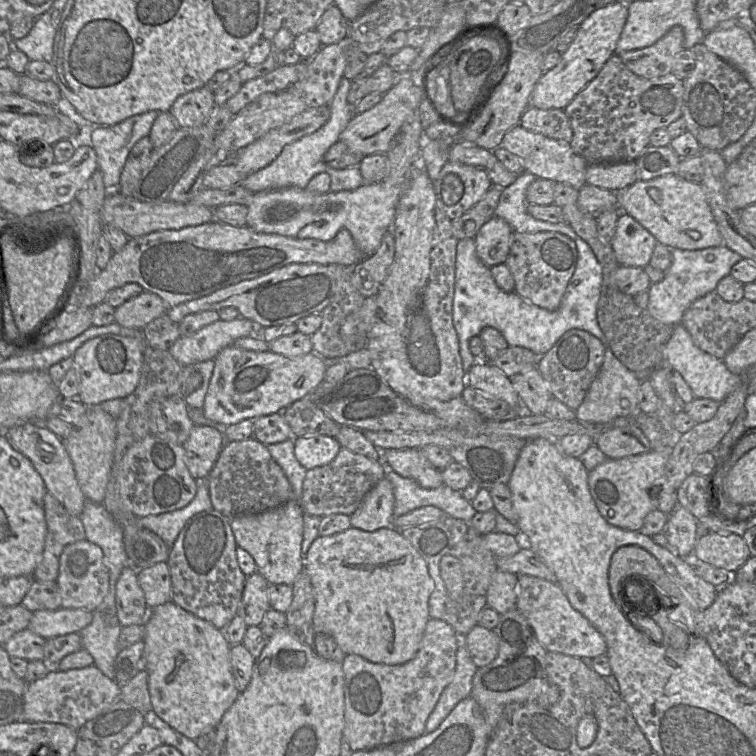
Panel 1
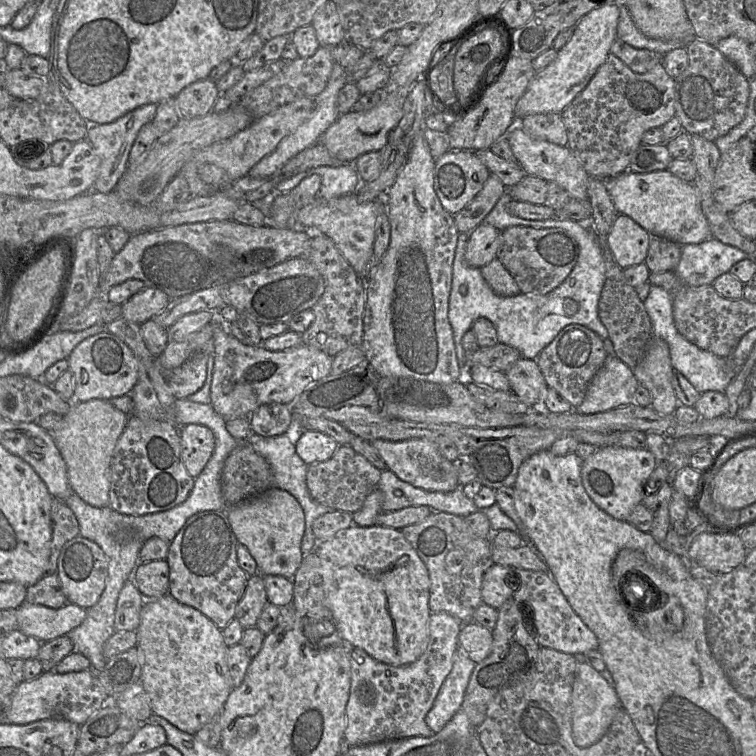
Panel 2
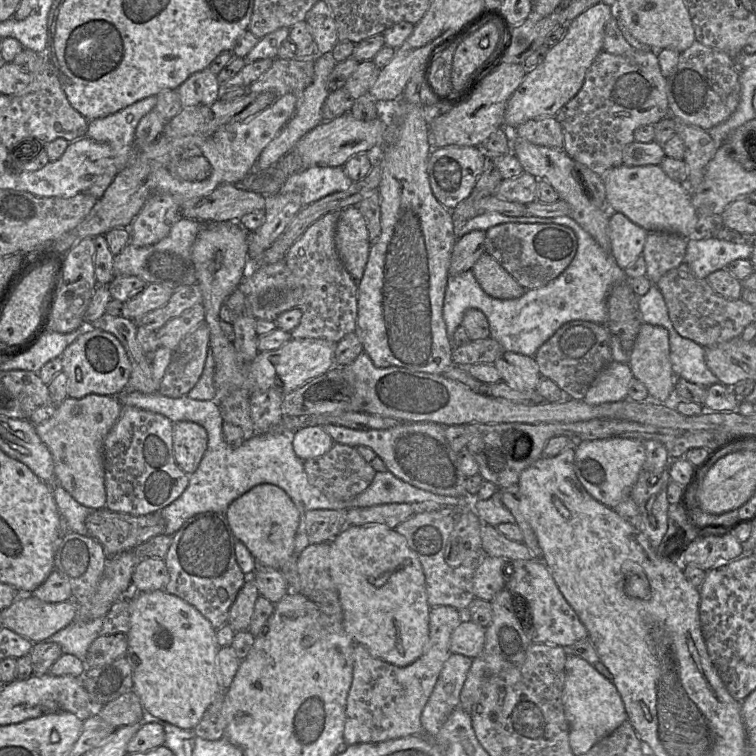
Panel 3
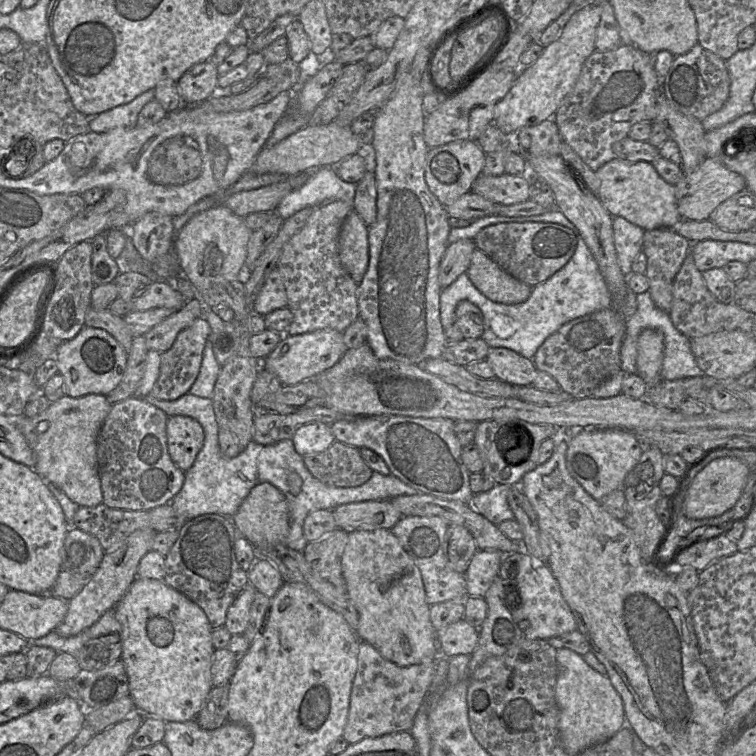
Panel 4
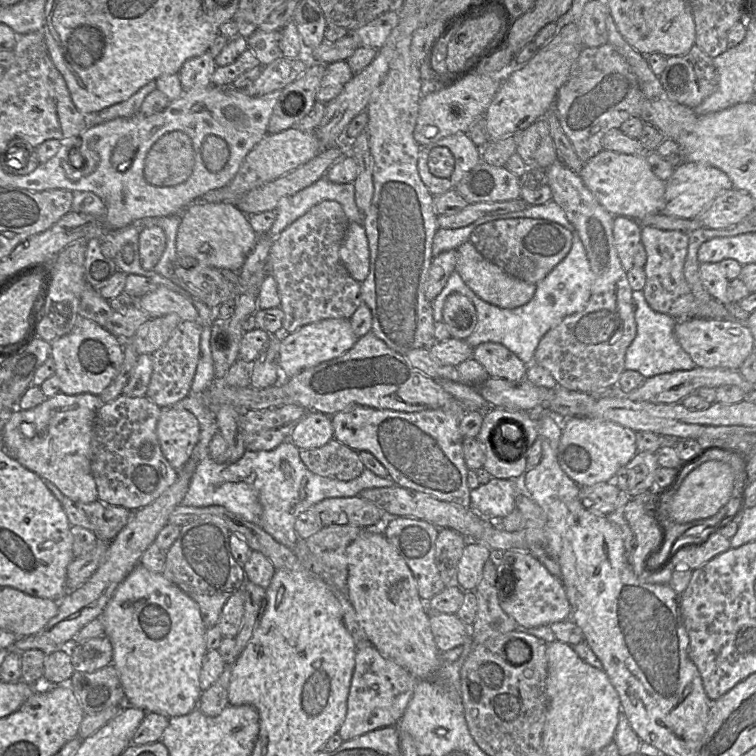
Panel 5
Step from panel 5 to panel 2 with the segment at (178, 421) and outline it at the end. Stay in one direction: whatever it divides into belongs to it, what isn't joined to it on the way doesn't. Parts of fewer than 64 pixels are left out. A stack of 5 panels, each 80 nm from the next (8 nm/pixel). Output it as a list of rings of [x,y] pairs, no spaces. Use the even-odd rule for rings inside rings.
[[[199,424],[178,426],[181,440],[181,459],[194,479],[202,472],[215,448],[215,437],[210,428]]]

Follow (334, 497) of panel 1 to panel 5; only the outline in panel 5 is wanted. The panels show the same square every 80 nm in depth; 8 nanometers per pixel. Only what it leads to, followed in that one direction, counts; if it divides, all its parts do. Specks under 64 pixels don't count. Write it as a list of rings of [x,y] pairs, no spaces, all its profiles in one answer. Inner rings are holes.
[[[335,438],[320,448],[299,450],[299,454],[311,472],[330,479],[351,481],[359,477],[366,468],[359,452]]]

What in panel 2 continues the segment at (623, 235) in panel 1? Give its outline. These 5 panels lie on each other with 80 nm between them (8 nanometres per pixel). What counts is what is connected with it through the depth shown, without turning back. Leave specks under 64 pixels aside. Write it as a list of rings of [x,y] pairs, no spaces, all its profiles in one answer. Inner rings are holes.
[[[618,214],[606,243],[621,269],[643,263],[647,256],[651,234],[629,216]]]

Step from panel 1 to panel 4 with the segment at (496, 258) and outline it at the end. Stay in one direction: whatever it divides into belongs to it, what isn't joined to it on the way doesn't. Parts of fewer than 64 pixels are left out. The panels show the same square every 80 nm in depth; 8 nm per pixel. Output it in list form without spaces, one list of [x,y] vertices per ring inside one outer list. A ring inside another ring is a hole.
[[[461,239],[448,245],[439,266],[438,278],[443,289],[467,272],[475,249],[472,239]]]

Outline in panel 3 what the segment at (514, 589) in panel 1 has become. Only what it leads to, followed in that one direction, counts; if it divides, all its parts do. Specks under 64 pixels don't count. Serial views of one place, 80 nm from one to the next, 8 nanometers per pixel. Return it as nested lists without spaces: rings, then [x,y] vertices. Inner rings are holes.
[[[484,556],[473,576],[473,593],[476,598],[491,602],[496,594],[505,589],[504,569],[509,567],[506,560],[501,557]]]

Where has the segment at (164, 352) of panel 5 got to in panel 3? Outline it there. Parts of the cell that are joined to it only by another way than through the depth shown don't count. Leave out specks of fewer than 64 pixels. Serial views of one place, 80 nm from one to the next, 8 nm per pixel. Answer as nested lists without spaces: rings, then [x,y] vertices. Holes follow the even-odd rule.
[[[203,322],[173,350],[157,393],[171,398],[187,395],[203,372],[209,347],[210,329]]]

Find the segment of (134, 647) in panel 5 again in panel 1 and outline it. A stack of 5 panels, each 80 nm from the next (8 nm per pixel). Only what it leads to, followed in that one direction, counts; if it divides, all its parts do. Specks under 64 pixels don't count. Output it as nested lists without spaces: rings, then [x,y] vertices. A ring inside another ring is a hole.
[[[173,600],[149,610],[144,625],[145,670],[155,713],[170,727],[195,740],[216,729],[238,691],[224,629],[200,619]]]

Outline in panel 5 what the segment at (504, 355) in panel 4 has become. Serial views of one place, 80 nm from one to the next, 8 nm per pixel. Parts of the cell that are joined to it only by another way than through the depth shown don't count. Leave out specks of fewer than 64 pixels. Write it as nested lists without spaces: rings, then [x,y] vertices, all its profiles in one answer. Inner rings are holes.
[[[481,343],[473,348],[472,358],[484,366],[489,377],[510,381],[526,378],[528,365],[502,344]]]

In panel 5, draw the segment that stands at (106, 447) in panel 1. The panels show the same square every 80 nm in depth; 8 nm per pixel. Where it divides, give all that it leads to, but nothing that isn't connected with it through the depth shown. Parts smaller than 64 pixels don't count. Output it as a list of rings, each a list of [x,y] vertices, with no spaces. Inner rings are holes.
[[[58,392],[31,409],[16,407],[3,425],[2,447],[23,466],[55,484],[68,498],[82,503],[94,502],[98,500],[98,492],[91,471],[91,438],[94,420],[102,404],[99,396],[91,393],[69,395]]]

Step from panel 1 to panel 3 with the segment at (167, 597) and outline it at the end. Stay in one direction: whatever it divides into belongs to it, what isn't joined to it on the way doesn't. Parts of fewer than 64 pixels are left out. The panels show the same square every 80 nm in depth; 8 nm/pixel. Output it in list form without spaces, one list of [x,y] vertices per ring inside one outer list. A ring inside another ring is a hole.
[[[141,558],[132,575],[133,593],[164,590],[169,573],[164,559]]]

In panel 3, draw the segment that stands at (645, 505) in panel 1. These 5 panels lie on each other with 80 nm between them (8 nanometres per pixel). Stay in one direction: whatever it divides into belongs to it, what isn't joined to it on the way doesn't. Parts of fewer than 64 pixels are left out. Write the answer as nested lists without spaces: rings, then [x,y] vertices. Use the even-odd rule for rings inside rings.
[[[610,437],[575,442],[575,473],[594,499],[613,509],[626,497],[630,497],[630,492],[646,460],[645,447],[641,441],[644,440]]]

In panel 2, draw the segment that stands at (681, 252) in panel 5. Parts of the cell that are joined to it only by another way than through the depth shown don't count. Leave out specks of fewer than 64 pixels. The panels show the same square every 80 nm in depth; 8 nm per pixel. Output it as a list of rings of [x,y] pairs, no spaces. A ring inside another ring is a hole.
[[[651,236],[645,264],[650,273],[674,271],[681,258],[682,246],[678,243]]]

